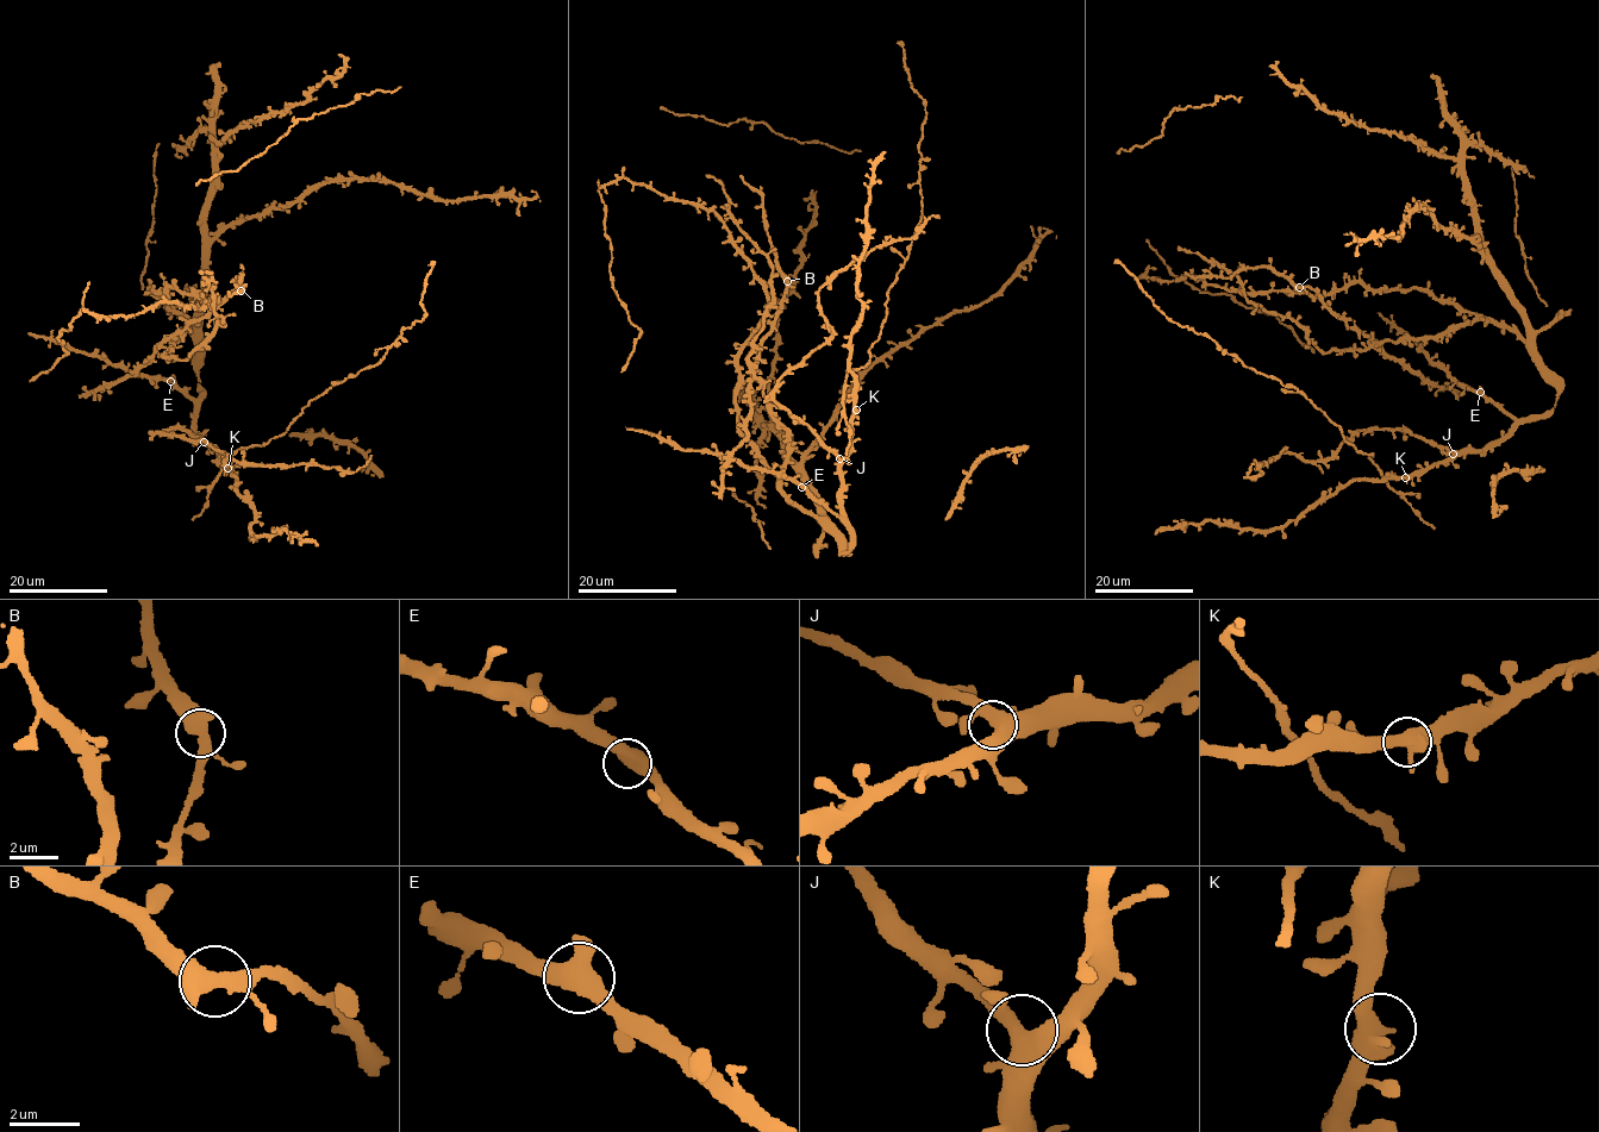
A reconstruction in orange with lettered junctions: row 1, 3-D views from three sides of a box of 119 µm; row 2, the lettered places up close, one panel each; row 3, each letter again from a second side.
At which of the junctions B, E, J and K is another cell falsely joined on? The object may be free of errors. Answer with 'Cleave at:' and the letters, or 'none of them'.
Cleave at: none of them

